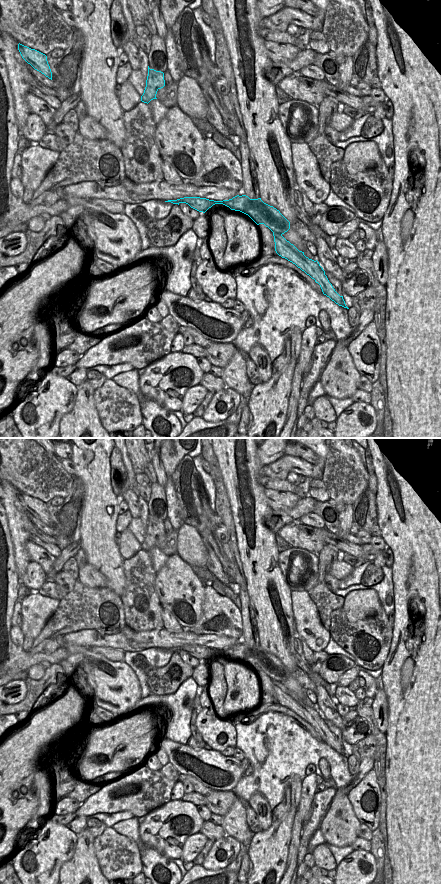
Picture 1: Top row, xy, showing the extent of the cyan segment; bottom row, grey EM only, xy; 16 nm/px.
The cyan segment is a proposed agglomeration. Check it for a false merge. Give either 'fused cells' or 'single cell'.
fused cells

